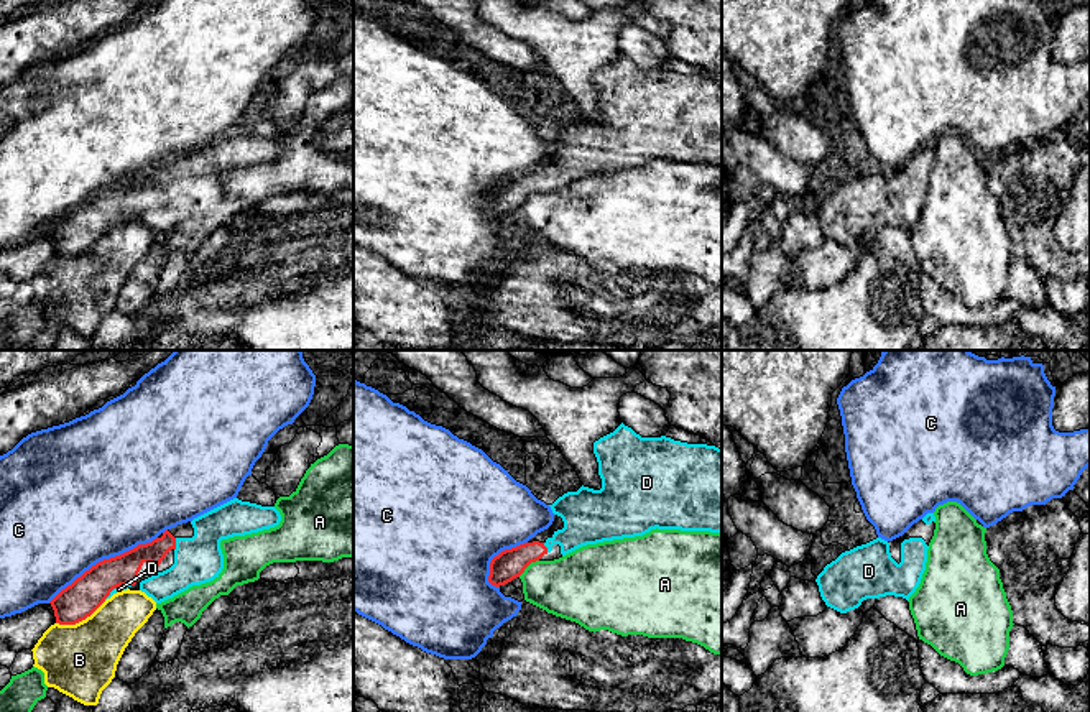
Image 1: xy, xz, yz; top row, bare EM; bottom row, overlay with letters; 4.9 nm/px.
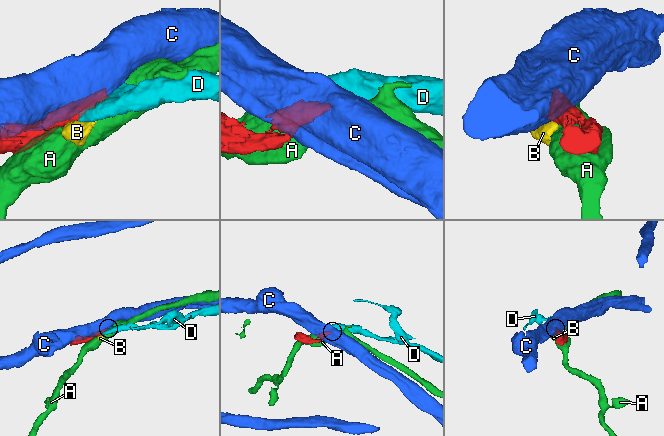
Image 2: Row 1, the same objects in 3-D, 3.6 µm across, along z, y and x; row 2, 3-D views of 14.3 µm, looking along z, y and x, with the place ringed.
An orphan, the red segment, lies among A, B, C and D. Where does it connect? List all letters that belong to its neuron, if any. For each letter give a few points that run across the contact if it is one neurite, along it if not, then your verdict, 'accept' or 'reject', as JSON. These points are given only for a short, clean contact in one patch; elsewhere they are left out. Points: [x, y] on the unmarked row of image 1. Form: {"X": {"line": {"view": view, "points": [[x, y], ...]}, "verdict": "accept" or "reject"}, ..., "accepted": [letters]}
{"A": {"verdict": "reject"}, "B": {"line": {"view": "xy", "points": [[106, 232], [74, 255], [56, 255]]}, "verdict": "reject"}, "C": {"verdict": "reject"}, "D": {"verdict": "accept"}, "accepted": ["D"]}

